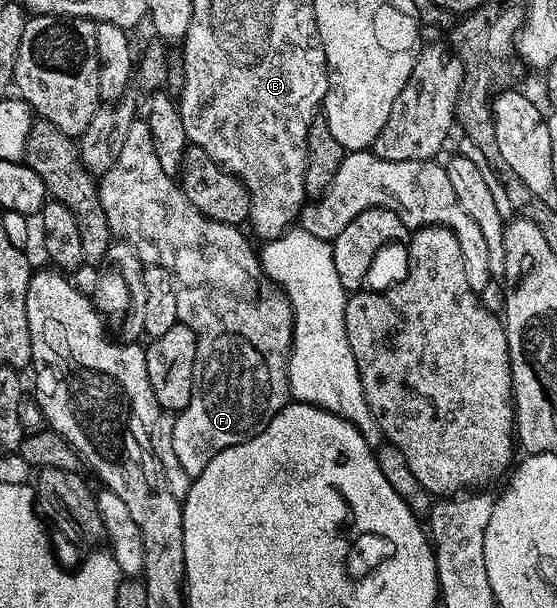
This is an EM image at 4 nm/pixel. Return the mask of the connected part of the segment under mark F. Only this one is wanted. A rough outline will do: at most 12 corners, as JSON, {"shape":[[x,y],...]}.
{"shape":[[146,119],[97,183],[197,338],[197,477],[289,403],[291,303],[165,174]]}

